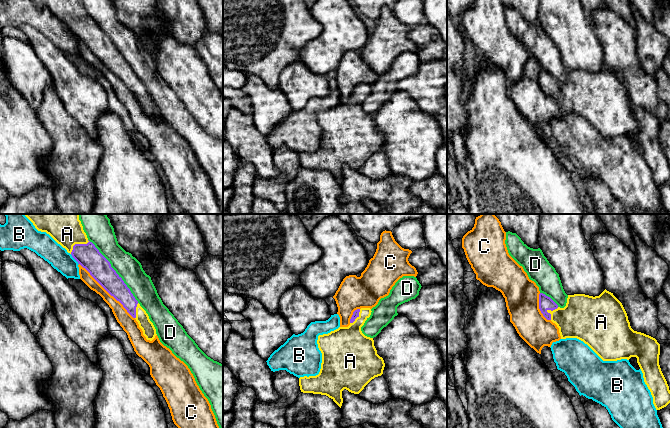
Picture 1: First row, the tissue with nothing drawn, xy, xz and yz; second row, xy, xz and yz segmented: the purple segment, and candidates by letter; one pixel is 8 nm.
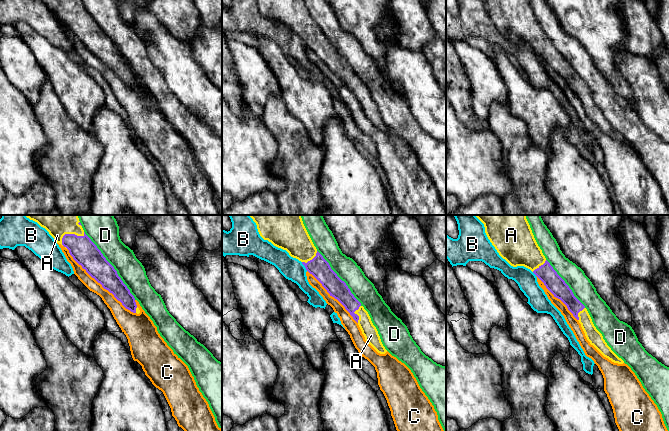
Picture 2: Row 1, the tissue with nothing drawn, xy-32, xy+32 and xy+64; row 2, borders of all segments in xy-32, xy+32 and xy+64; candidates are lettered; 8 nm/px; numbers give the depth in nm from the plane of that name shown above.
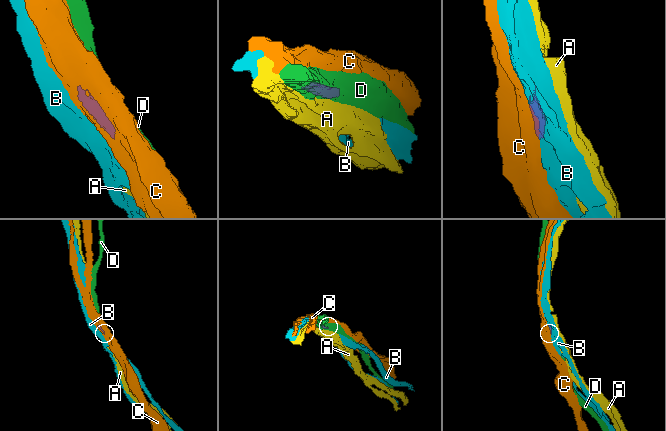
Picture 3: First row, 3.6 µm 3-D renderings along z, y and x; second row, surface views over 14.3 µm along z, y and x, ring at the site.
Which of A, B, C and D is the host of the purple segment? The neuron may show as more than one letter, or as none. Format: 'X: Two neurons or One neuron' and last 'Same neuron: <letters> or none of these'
A: One neuron
B: Two neurons
C: Two neurons
D: Two neurons
Same neuron: A

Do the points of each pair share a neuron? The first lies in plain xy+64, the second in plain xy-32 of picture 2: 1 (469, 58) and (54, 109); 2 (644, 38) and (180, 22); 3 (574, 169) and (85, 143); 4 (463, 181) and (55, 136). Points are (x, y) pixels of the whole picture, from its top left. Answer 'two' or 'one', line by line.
1: one
2: one
3: two
4: two

